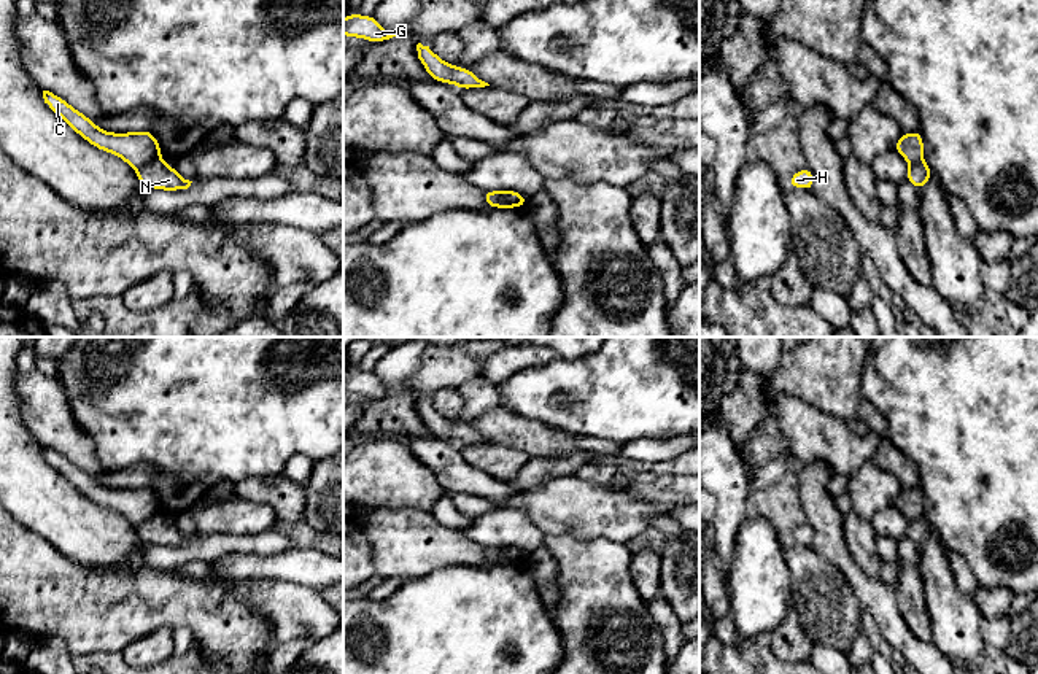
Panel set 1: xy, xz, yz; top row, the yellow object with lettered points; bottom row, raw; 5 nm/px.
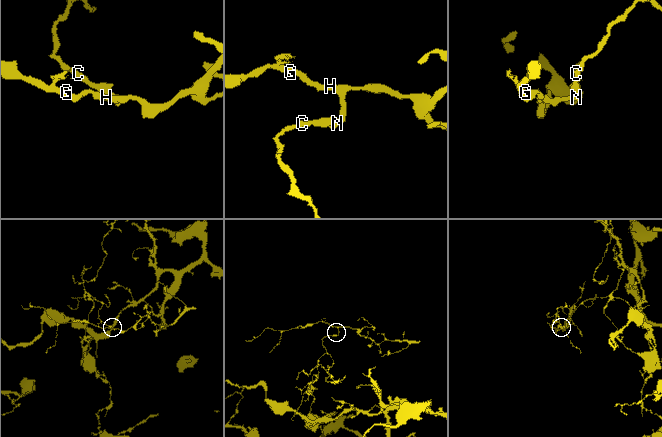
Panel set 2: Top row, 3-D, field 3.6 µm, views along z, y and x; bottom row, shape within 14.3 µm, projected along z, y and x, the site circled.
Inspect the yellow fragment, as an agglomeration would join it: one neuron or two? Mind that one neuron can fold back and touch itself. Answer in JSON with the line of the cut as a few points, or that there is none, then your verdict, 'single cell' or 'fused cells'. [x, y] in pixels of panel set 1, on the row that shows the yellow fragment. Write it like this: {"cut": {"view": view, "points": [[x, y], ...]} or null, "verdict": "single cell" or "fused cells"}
{"cut": {"view": "xy", "points": [[159, 154], [137, 170]]}, "verdict": "fused cells"}

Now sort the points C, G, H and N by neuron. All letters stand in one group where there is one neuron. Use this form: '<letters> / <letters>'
C / G H N

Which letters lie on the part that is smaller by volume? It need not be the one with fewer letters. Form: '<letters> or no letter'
G, H, N

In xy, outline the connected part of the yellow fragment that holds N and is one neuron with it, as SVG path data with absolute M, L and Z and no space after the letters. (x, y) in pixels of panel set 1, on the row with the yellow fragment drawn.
M157 156L146 165L137 170L138 183L161 191L181 191L188 189L192 181L184 180L175 167L164 162L162 156Z

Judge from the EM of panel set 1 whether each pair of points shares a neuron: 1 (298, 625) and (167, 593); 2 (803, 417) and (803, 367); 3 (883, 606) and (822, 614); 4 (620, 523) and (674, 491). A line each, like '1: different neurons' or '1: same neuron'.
1: different neurons
2: different neurons
3: different neurons
4: different neurons

